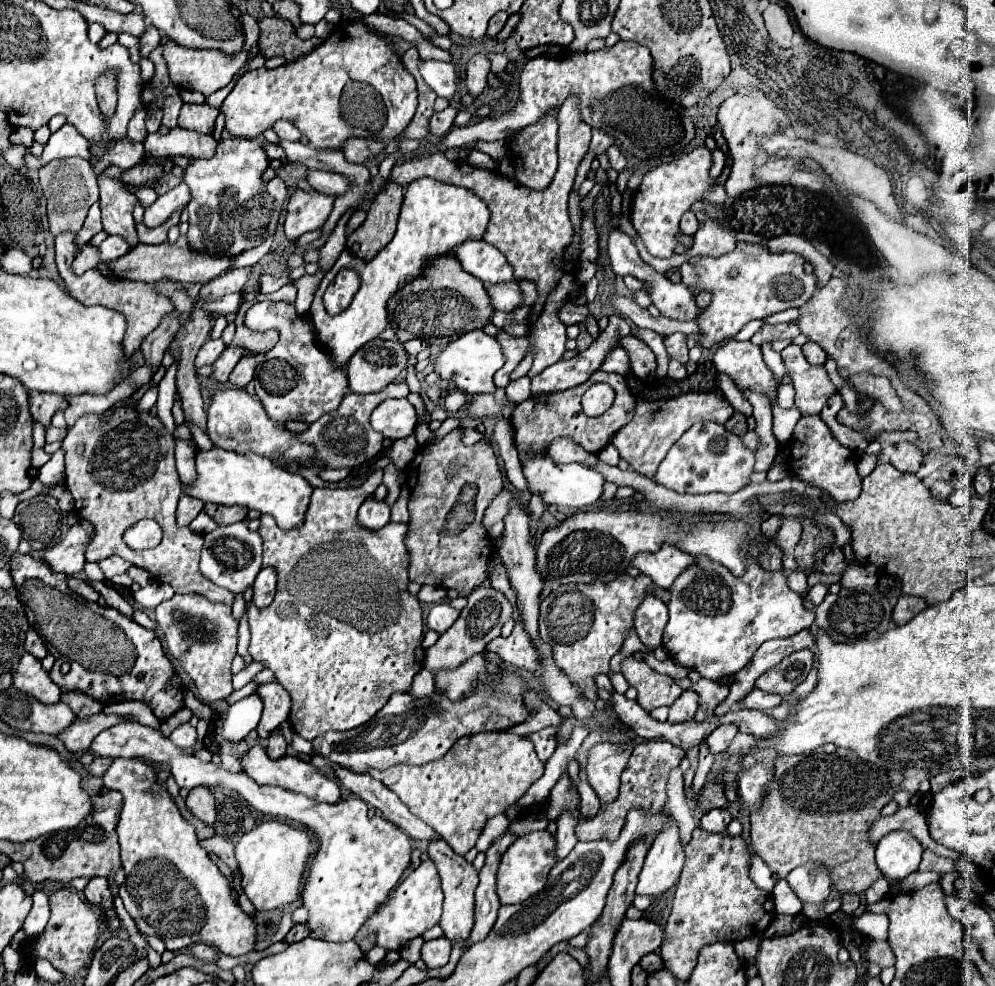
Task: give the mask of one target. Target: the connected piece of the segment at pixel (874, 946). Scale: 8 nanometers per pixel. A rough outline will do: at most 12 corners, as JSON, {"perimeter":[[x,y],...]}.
{"perimeter":[[869,941],[865,957],[881,969],[895,965],[887,941]]}

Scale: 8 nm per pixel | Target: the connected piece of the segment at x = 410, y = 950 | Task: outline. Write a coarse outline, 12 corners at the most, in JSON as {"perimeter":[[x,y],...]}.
{"perimeter":[[423,937],[411,939],[399,951],[401,959],[409,963],[419,961]]}

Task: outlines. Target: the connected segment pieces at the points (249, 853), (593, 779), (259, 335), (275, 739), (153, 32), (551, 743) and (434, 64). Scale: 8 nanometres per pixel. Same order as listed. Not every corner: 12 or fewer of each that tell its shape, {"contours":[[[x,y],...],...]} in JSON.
{"contours":[[[277,819],[235,845],[257,911],[299,899],[309,829]],[[595,745],[588,783],[601,805],[615,801],[633,745]],[[249,305],[237,313],[233,347],[267,353],[275,347],[279,331],[251,331],[243,323]],[[275,731],[267,739],[267,757],[281,759],[287,753],[281,731]],[[151,27],[141,37],[141,55],[159,45],[159,31]],[[555,727],[529,735],[535,751],[547,763],[557,747]],[[419,59],[423,81],[445,99],[455,93],[455,67]]]}

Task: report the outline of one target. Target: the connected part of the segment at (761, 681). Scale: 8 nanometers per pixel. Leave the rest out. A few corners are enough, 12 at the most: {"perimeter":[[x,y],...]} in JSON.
{"perimeter":[[811,649],[795,651],[755,687],[787,695],[813,669]]}

